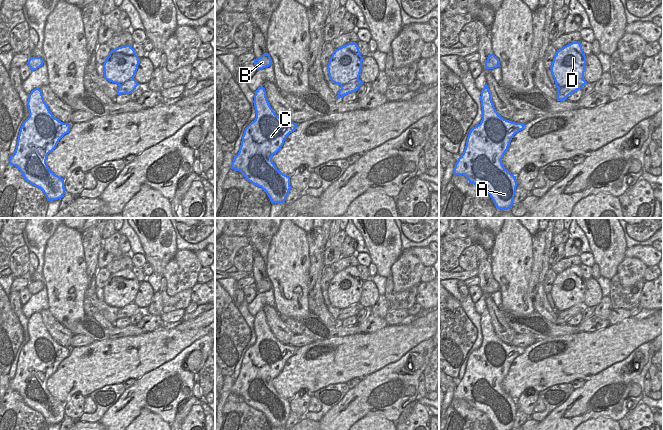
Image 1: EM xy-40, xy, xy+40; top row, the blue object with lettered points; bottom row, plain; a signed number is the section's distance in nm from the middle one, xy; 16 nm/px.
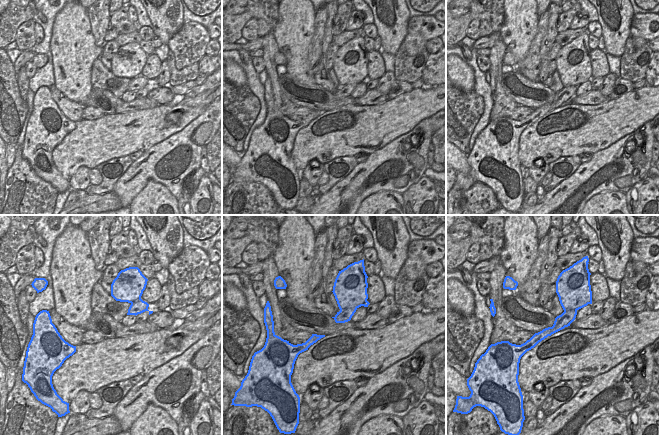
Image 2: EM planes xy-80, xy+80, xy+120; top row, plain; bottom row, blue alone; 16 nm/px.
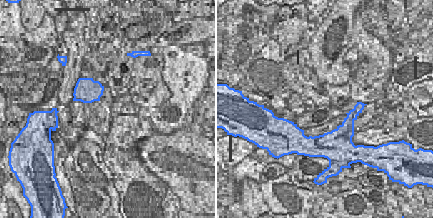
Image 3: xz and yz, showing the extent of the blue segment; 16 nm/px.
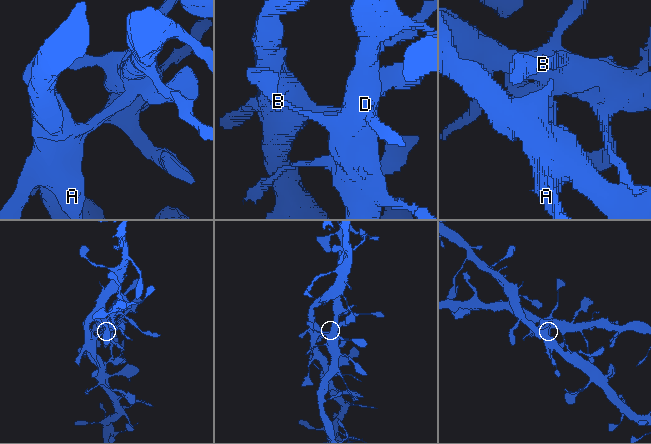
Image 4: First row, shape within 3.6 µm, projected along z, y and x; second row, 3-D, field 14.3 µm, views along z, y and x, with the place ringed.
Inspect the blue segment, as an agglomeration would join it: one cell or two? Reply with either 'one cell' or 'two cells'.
two cells

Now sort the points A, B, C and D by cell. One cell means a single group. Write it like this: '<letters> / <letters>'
A C / B D

